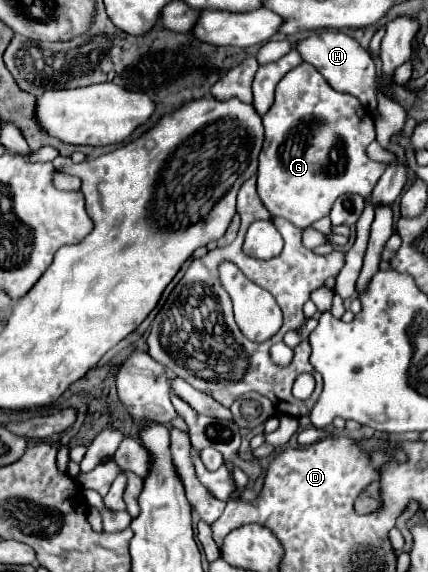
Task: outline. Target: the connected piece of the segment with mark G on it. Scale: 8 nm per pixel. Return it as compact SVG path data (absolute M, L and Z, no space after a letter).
M303 63L279 81L275 103L263 117L263 127L265 141L259 153L257 191L275 217L285 217L299 229L305 229L327 215L337 197L355 193L364 199L365 207L356 223L355 242L335 279L335 293L347 301L355 293L355 281L361 271L369 227L373 223L369 197L385 169L385 165L371 161L365 153L367 145L375 139L373 117L355 97L335 91L311 63Z

